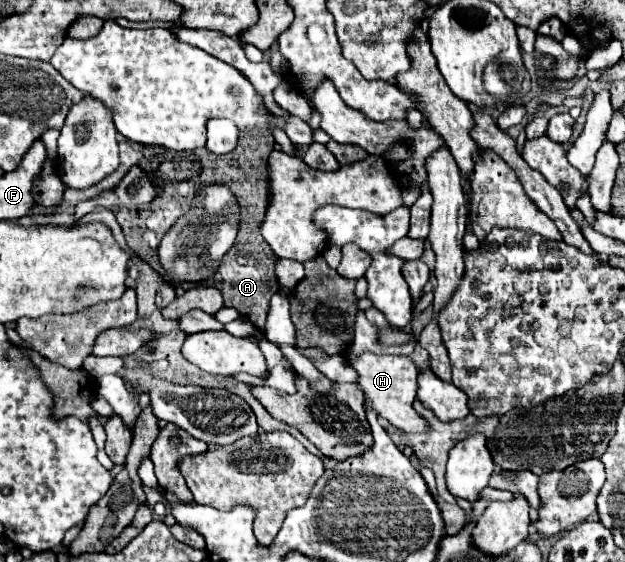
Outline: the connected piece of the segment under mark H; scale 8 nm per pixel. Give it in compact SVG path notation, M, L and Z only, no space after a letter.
M366 351L350 361L350 367L358 373L356 383L360 391L382 419L386 419L390 425L398 425L398 429L406 429L408 433L426 431L426 421L422 421L412 407L418 391L418 369L408 355L374 355Z

